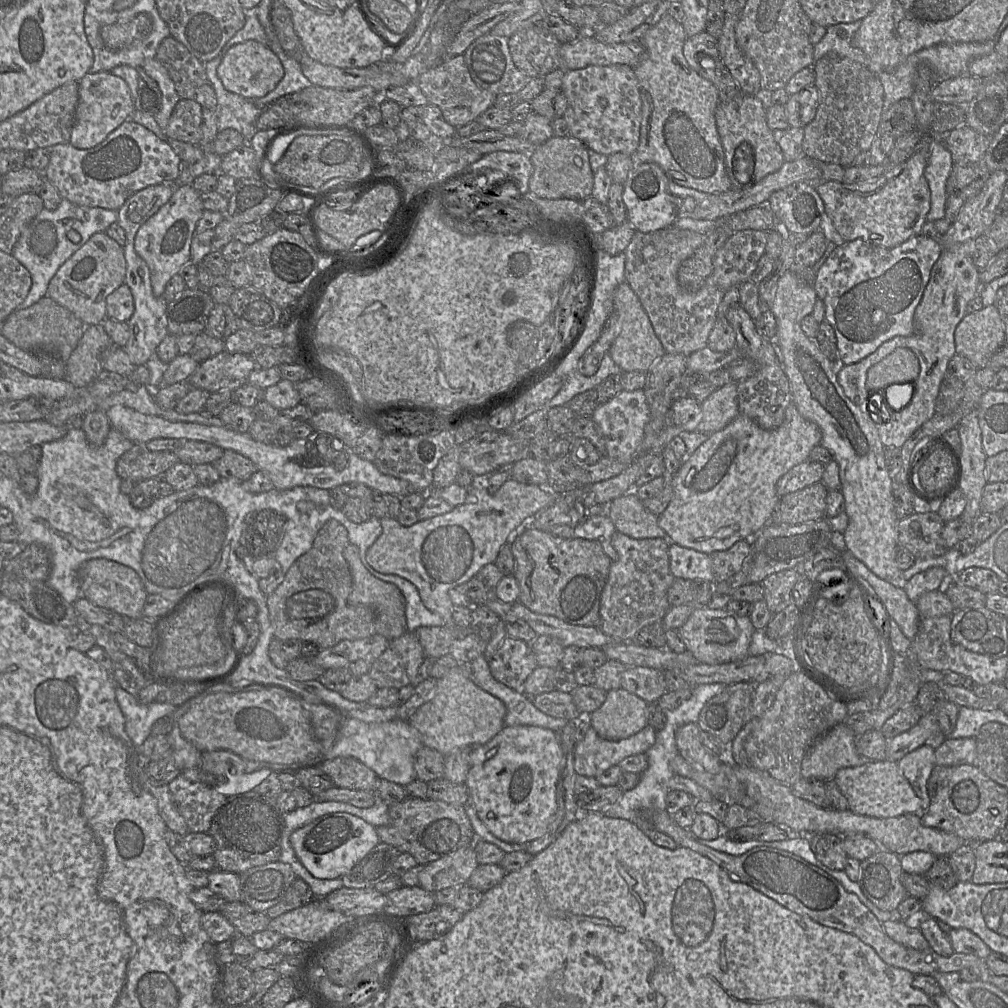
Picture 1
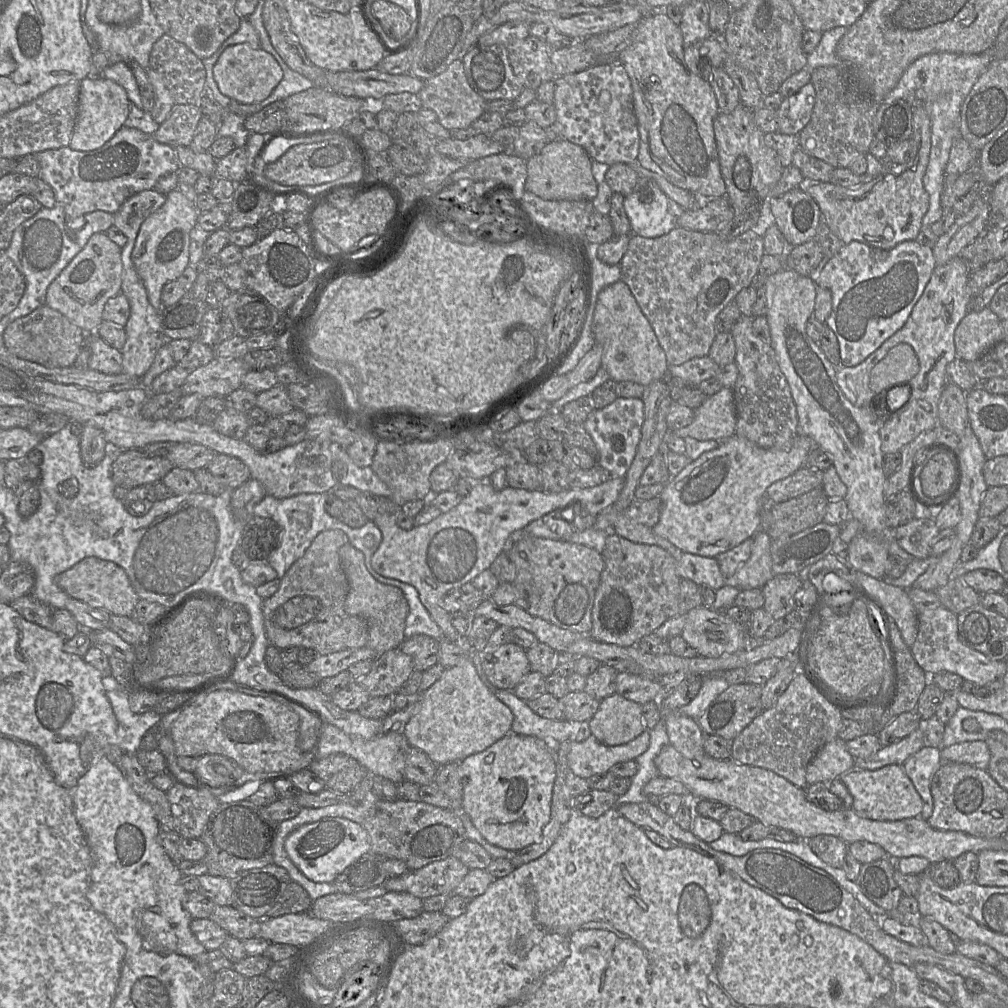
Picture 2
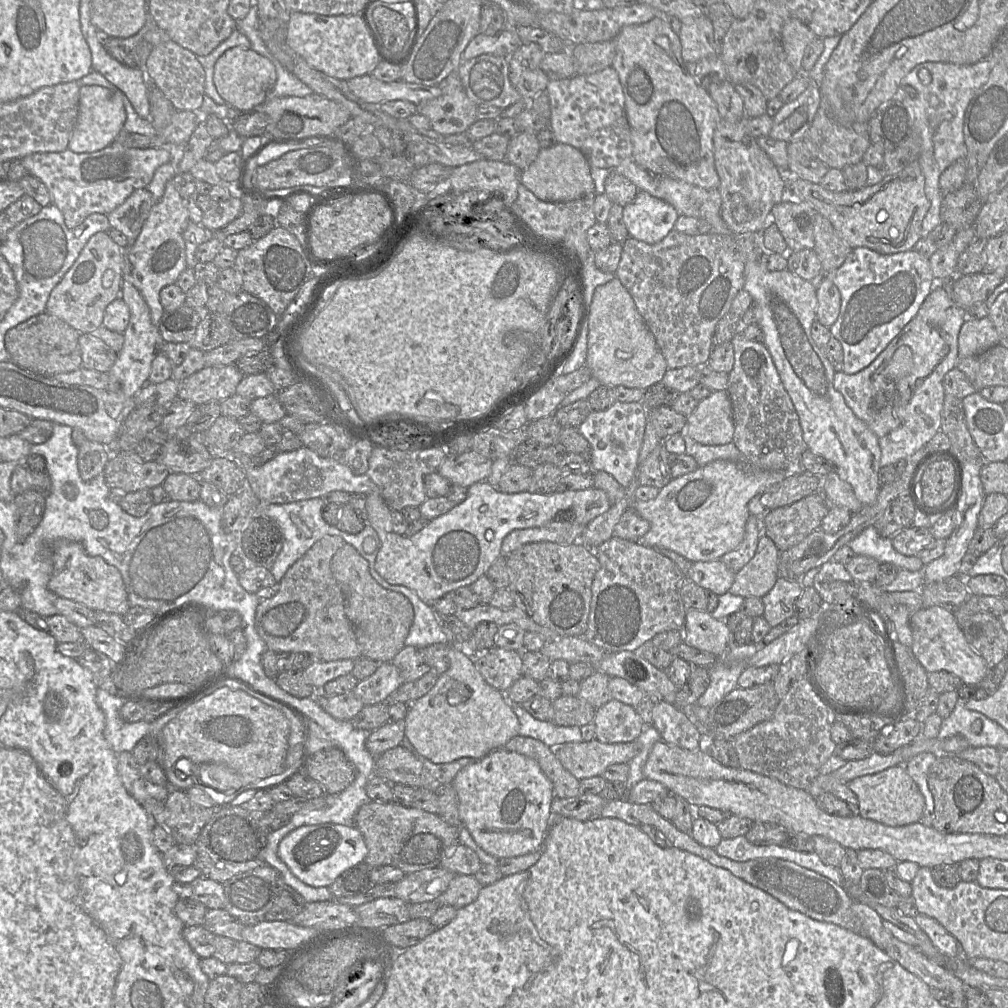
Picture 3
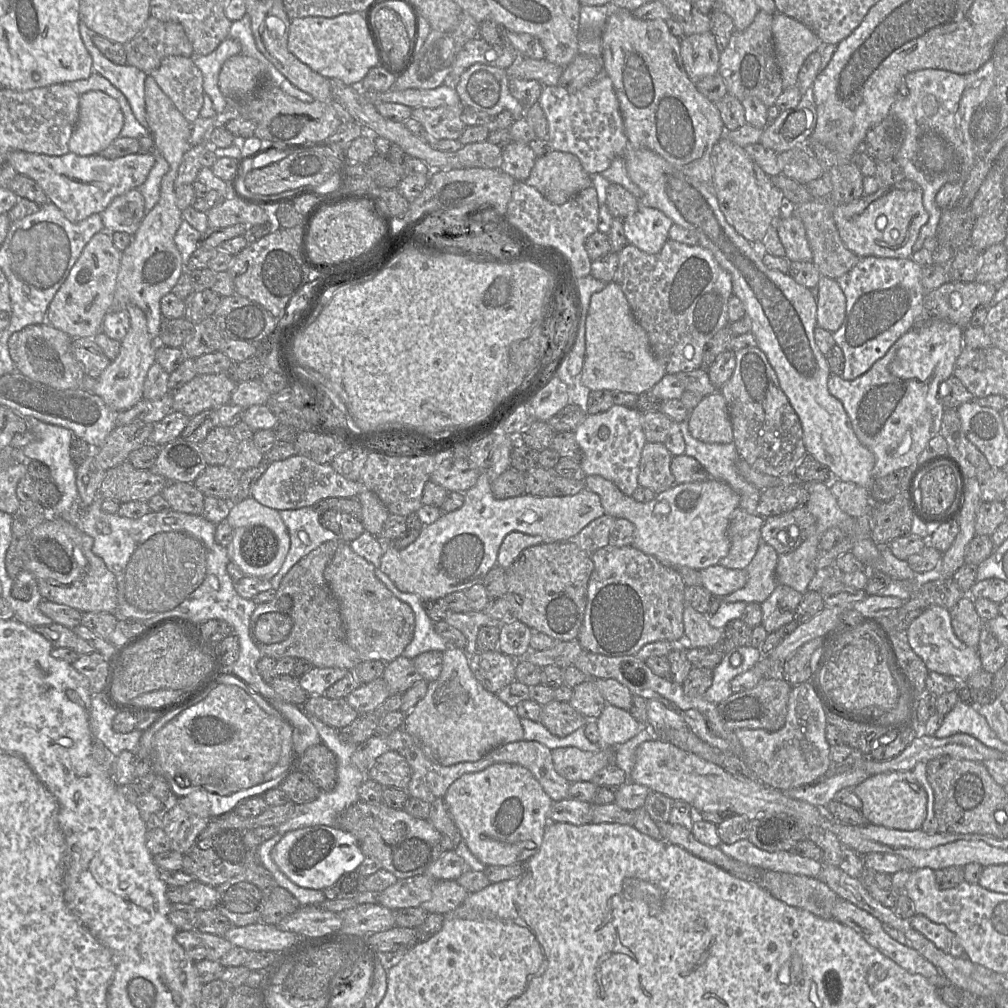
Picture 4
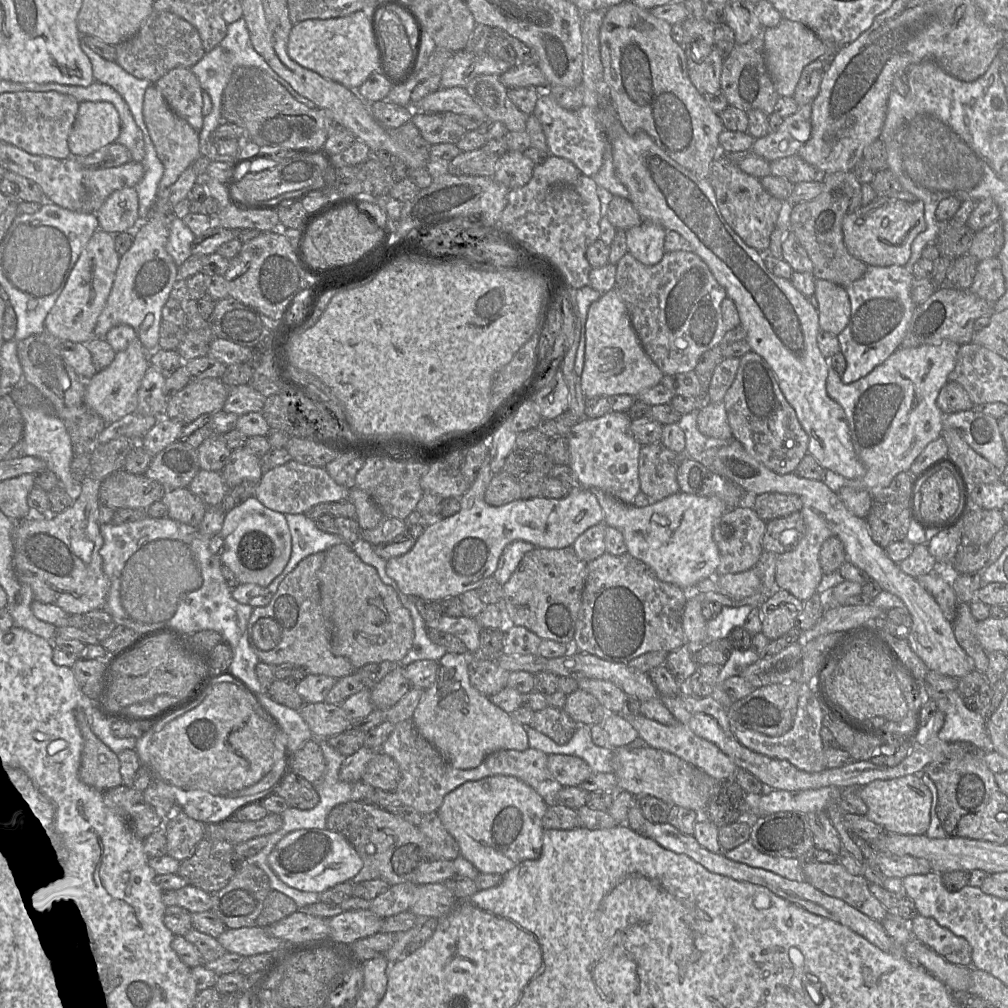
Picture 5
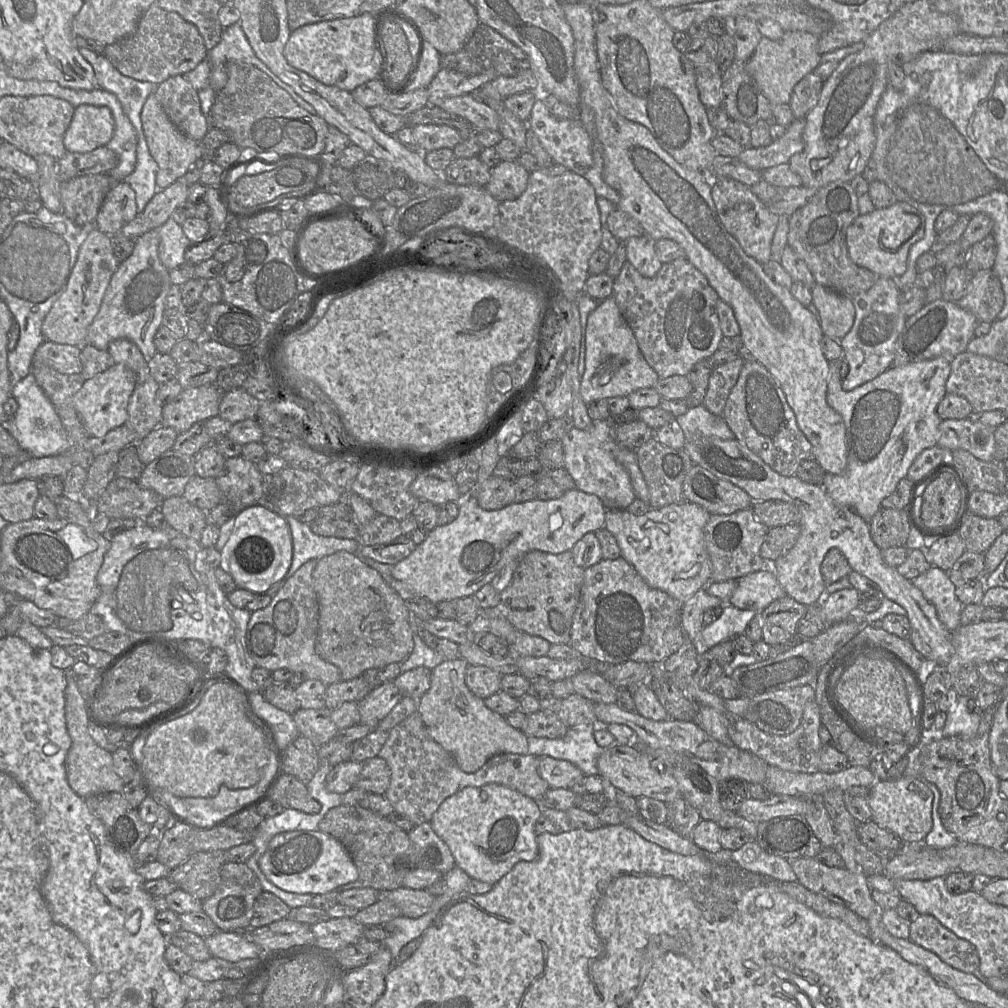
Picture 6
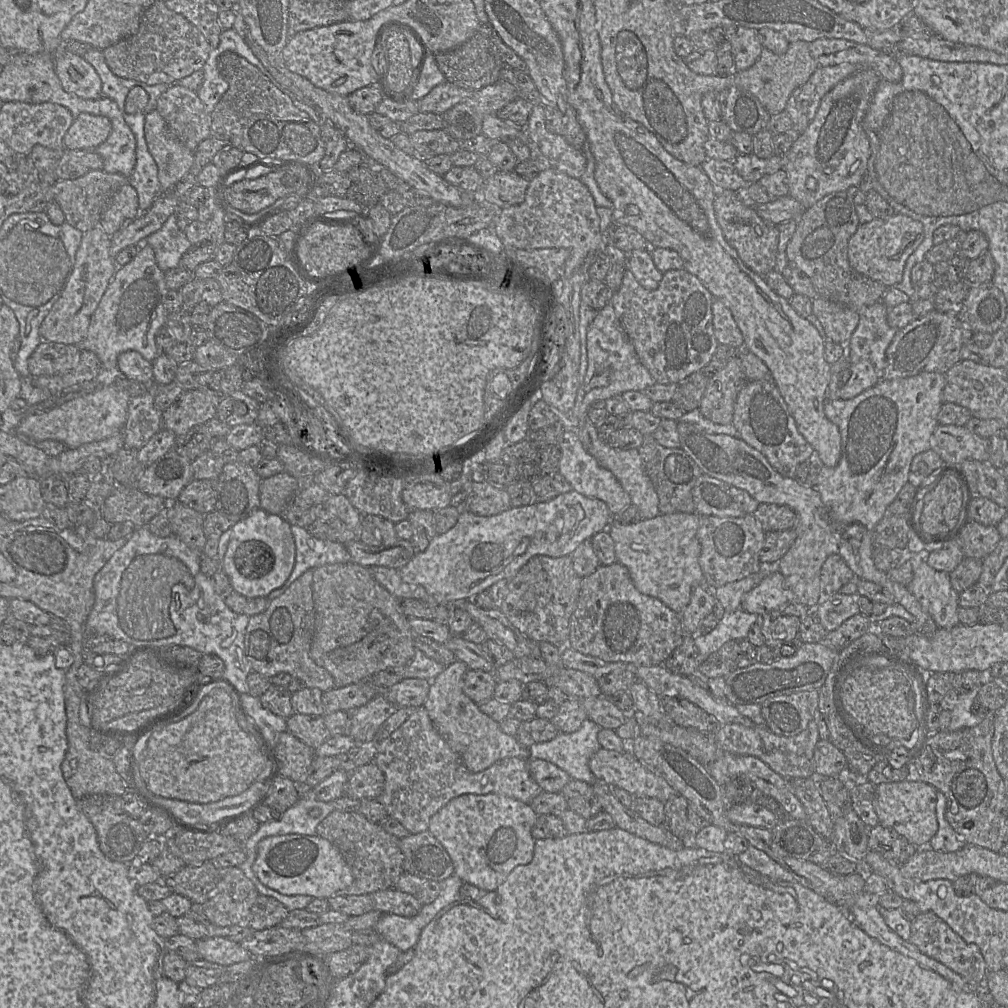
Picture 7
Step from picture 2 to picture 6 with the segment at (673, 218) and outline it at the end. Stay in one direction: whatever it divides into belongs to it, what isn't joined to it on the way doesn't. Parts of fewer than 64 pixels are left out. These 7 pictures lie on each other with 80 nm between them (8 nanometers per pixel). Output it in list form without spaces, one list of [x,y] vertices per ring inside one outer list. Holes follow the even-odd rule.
[[[646,234],[625,241],[627,260],[647,278],[654,277],[662,266],[656,254],[655,243],[656,241]]]

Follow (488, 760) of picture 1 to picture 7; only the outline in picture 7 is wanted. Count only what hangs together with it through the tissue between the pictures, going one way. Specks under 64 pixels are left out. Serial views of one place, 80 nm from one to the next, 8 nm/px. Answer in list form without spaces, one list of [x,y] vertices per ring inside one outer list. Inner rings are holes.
[[[464,794],[431,817],[428,831],[449,854],[454,874],[463,883],[489,892],[498,888],[516,866],[531,862],[535,844],[531,829],[537,817],[529,804],[504,795]]]

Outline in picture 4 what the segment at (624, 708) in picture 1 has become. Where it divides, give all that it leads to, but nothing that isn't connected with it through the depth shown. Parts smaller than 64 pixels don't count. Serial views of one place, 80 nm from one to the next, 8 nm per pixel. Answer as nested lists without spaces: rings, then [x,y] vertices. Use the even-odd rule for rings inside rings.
[[[606,705],[595,722],[600,736],[598,745],[602,748],[617,747],[643,729],[643,724],[633,718],[629,711],[612,705]]]

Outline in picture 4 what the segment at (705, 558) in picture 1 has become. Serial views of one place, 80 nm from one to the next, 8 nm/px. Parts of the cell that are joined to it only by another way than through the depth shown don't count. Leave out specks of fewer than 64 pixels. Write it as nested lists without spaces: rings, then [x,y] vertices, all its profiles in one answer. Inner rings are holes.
[[[720,564],[700,571],[702,586],[715,596],[729,595],[747,583],[746,569],[729,569]]]

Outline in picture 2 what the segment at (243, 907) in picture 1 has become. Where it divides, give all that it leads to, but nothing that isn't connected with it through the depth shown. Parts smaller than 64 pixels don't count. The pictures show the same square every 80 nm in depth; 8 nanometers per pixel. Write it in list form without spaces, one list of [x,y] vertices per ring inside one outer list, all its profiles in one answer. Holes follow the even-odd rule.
[[[233,905],[216,906],[209,918],[223,928],[229,936],[241,941],[256,937],[261,927],[261,920],[243,914]]]

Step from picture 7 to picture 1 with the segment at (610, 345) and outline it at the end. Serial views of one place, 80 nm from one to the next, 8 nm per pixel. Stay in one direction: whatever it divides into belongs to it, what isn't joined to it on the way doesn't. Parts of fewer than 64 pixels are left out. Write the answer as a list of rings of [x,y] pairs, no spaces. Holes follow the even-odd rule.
[[[625,281],[613,294],[613,311],[620,317],[621,331],[609,349],[609,354],[622,372],[646,372],[662,358],[665,350],[654,332],[649,316],[642,307],[638,296]]]

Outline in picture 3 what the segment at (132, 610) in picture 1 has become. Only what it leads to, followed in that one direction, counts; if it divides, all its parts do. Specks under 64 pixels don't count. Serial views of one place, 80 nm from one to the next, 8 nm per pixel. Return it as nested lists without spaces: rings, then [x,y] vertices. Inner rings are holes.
[[[57,540],[51,546],[53,573],[48,583],[51,592],[59,597],[81,603],[95,612],[125,615],[131,605],[119,570],[99,556],[89,556],[82,544]]]

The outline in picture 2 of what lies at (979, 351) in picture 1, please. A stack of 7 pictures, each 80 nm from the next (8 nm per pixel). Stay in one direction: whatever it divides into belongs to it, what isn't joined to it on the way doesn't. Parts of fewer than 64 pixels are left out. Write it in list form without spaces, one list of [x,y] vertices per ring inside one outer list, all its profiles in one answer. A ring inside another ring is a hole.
[[[988,306],[980,312],[968,313],[954,333],[956,358],[966,362],[979,359],[1000,342],[1003,342],[1003,330]]]

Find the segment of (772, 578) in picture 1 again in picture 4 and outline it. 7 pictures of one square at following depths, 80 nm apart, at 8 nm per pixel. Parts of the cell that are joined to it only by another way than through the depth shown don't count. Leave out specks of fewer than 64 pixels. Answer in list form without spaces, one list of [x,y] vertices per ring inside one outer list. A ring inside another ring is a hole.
[[[777,584],[772,594],[762,602],[762,626],[768,634],[794,620],[794,614],[803,594],[793,588]]]

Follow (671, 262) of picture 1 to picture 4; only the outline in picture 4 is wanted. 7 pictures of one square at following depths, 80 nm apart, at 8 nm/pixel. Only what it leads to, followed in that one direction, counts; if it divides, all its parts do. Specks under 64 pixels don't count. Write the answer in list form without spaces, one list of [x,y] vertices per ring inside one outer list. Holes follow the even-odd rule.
[[[668,239],[663,245],[661,251],[657,254],[645,253],[637,247],[628,244],[619,252],[618,268],[613,281],[619,284],[622,288],[636,320],[643,327],[648,335],[650,347],[653,354],[663,365],[666,373],[668,374],[688,372],[701,368],[705,346],[719,330],[730,324],[728,320],[728,300],[733,295],[731,276],[719,265],[713,254],[708,249],[698,244],[687,245]]]

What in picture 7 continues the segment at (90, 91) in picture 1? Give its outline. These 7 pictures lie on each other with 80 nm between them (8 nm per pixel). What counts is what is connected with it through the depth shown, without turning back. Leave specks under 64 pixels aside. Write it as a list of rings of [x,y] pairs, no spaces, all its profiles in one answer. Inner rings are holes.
[[[79,114],[66,132],[63,140],[65,150],[94,150],[111,133],[111,122],[104,116]]]

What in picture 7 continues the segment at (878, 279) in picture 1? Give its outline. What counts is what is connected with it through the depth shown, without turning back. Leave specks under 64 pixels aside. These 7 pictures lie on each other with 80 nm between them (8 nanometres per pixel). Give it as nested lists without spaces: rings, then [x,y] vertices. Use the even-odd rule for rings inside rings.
[[[880,300],[858,312],[859,323],[848,343],[845,345],[846,356],[850,361],[849,369],[851,371],[851,377],[848,382],[839,389],[840,399],[852,399],[882,380],[886,367],[886,350],[897,330],[900,330],[894,329],[888,324],[888,311],[889,309]]]

